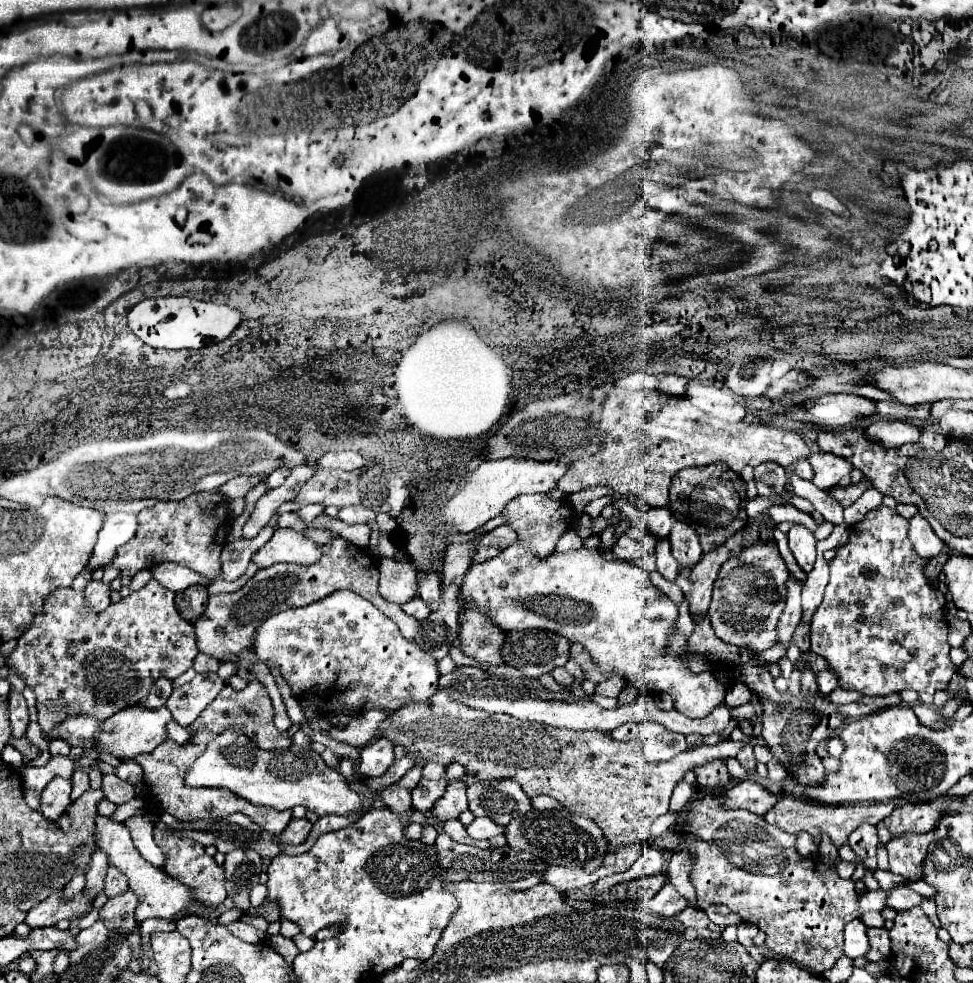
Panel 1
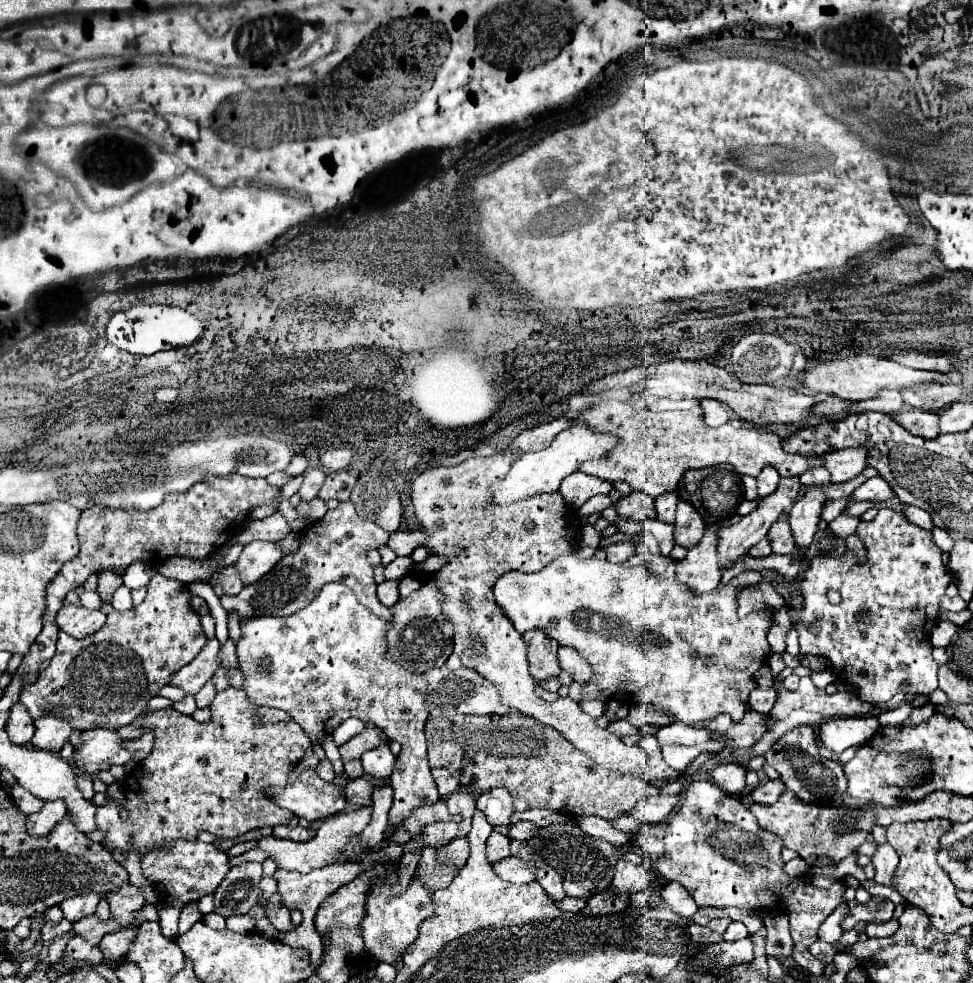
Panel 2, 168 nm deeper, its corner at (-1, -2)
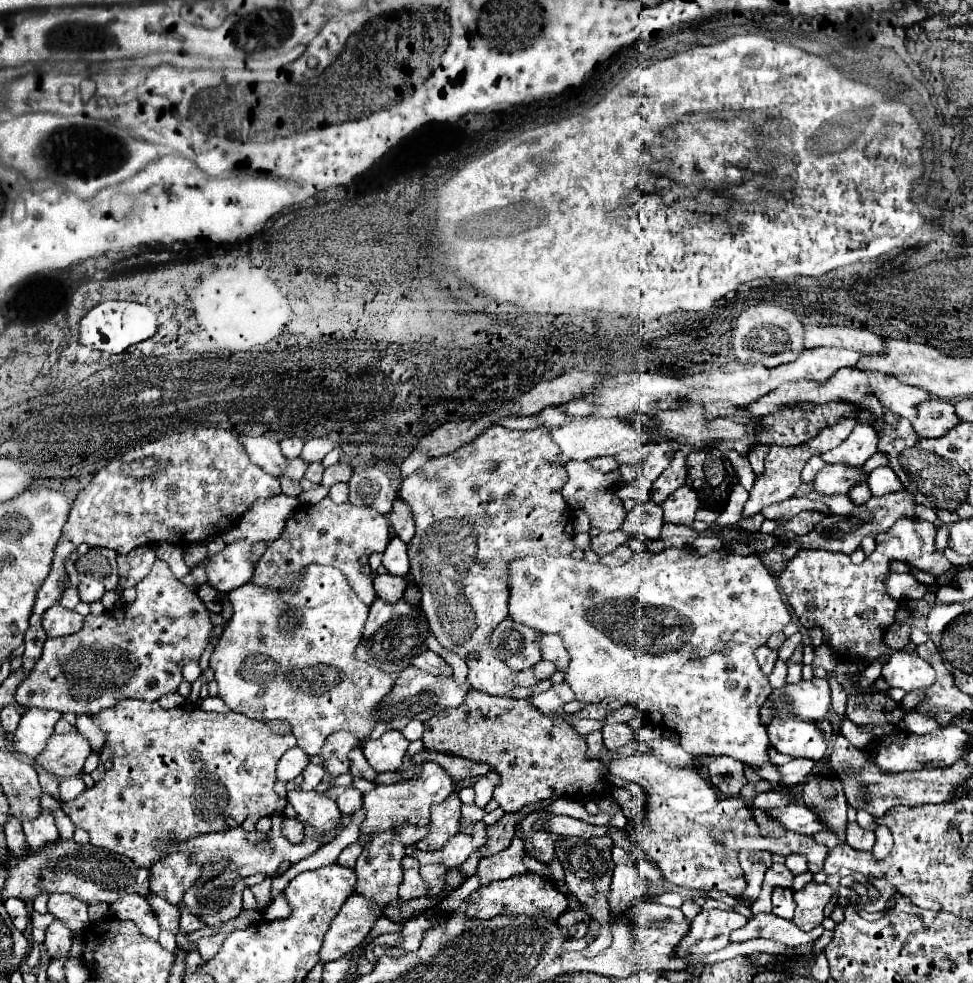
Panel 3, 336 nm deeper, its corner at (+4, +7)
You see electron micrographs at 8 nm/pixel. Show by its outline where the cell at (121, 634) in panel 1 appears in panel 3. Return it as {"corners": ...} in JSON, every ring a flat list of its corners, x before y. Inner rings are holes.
{"corners":[[161,559,135,589,137,599,131,605,101,615,89,613,79,633,47,639,41,659,17,687,15,701,23,707,93,717,121,699,157,701,161,695,177,691,183,681,183,665,199,659,207,647,213,631,209,611]]}

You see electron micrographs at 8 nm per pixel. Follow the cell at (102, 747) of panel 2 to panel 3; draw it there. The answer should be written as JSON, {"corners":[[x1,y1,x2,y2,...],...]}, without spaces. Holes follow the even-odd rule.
{"corners":[[71,731,65,735,53,735,47,741,47,747,39,753,37,763,59,775,59,777,73,777,83,771,85,759,93,753,89,741,79,731]]}

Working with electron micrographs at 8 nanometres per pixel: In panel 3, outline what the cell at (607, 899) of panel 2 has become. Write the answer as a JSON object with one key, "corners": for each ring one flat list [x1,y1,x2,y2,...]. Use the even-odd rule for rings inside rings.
{"corners":[[581,905,579,909,567,909,559,919,559,927,569,933,571,937,583,937,587,933,587,927,589,927,589,921,591,921,591,915,585,911,585,907]]}

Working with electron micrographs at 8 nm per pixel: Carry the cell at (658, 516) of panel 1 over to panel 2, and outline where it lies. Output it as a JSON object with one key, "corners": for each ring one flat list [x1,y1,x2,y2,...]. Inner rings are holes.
{"corners":[[666,492,666,494,658,496,656,498,656,514,658,514,658,520,672,524,674,522,676,504,678,504,678,494,676,492]]}

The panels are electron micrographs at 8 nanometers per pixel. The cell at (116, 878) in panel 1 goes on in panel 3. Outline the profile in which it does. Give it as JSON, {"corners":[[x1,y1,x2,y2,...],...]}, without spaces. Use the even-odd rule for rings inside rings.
{"corners":[[127,893,117,903,109,905,109,915,115,919,129,919,133,921,141,933,151,939,159,937,159,921,151,909,151,905,137,893]]}

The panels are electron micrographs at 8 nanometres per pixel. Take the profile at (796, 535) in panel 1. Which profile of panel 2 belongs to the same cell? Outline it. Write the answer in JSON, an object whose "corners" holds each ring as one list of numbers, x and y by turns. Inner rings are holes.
{"corners":[[810,488,794,502,794,508,788,512,788,522,792,526,792,534,796,536,796,544,804,550,818,530,818,522,822,520,822,506,828,500,830,498,820,488]]}

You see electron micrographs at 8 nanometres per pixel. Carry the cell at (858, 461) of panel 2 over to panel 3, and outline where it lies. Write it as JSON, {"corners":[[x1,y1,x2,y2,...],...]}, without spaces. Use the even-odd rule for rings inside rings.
{"corners":[[855,425,851,435,835,449,821,455,825,463,849,463,861,467,873,453,877,453,877,433,869,425]]}

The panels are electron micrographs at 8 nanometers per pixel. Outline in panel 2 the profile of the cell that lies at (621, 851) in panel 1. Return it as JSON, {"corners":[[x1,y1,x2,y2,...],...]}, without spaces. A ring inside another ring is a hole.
{"corners":[[618,860,616,874,612,880,612,890,616,894,642,892,642,890,648,890,648,886,650,886,650,880,648,880,648,872,644,870,644,866,636,866,636,864]]}

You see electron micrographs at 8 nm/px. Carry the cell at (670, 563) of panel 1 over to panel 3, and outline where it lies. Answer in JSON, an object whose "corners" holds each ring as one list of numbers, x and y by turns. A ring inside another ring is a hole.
{"corners":[[647,501,647,503,639,503,635,505,623,525,621,525,621,531,629,533,631,537,635,535,645,535,645,537,653,537,653,535,661,535,661,529,663,529,663,515,661,515,661,507]]}

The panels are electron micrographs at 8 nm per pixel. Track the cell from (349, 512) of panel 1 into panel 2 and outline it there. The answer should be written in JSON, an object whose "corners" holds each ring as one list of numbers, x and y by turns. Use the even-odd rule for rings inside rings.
{"corners":[[340,502,338,508,328,510,322,520,316,520,312,526,304,526,300,546,294,554,284,556,262,580,244,586,238,596,222,596,222,606,226,610,236,610,240,618,292,616,294,612,306,608,324,584,342,582,354,590,372,614,382,620,390,620,390,610,376,598,374,568,368,564,368,550,386,546,388,536,390,534,386,530,362,520,352,502]]}

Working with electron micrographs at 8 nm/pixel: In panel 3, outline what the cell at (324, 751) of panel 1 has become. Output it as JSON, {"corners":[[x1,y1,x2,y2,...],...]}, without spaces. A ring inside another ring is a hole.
{"corners":[[309,763,309,765,303,769,303,783,301,783,301,789,313,791,313,789,321,783,323,775,325,775,323,765,313,765,313,763]]}

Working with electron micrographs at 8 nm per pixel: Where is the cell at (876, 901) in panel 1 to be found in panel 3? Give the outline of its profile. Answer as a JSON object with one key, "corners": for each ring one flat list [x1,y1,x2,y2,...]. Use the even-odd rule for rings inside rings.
{"corners":[[759,913,753,919,749,919,745,927,733,931,731,941,737,943,737,941,749,941,749,939,763,937,771,941,781,941,789,947,799,947,799,945,817,941,821,933,823,933,823,925,805,933,805,931,799,931,799,927,789,919,777,917,775,913]]}

